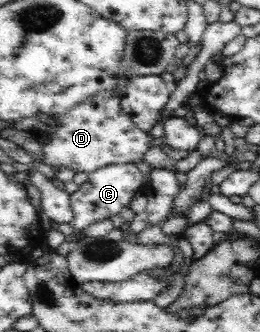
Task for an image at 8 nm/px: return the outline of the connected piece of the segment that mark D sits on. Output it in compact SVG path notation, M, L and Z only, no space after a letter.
M125 83L115 94L100 94L97 98L86 100L70 113L58 118L63 124L59 128L54 128L55 133L51 135L51 142L41 147L43 155L34 158L51 165L52 169L67 166L75 172L88 171L89 174L109 163L132 163L143 159L143 153L151 147L149 145L151 138L121 112L119 97L124 85Z

